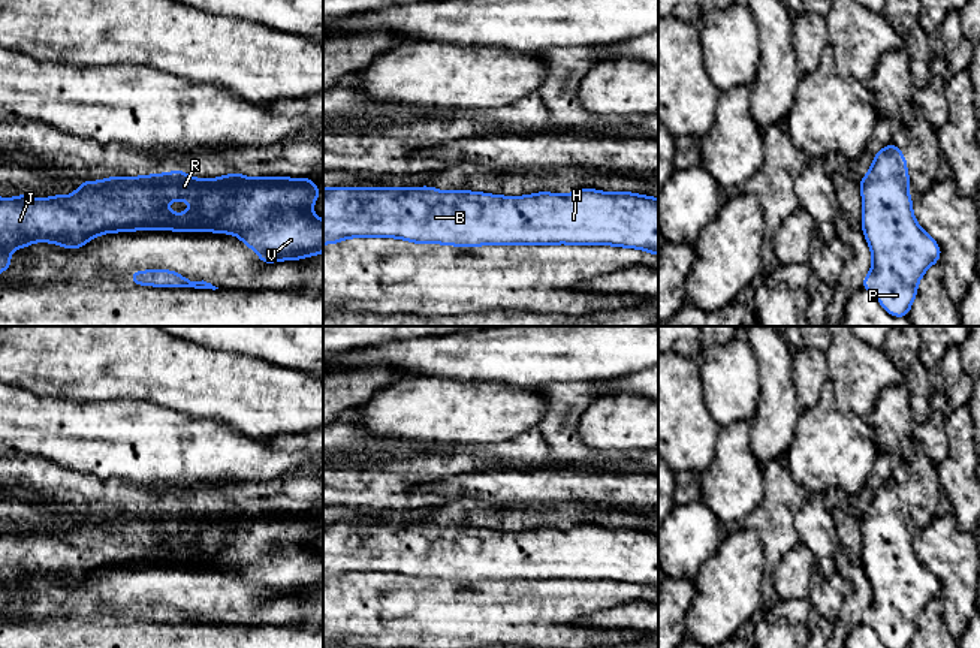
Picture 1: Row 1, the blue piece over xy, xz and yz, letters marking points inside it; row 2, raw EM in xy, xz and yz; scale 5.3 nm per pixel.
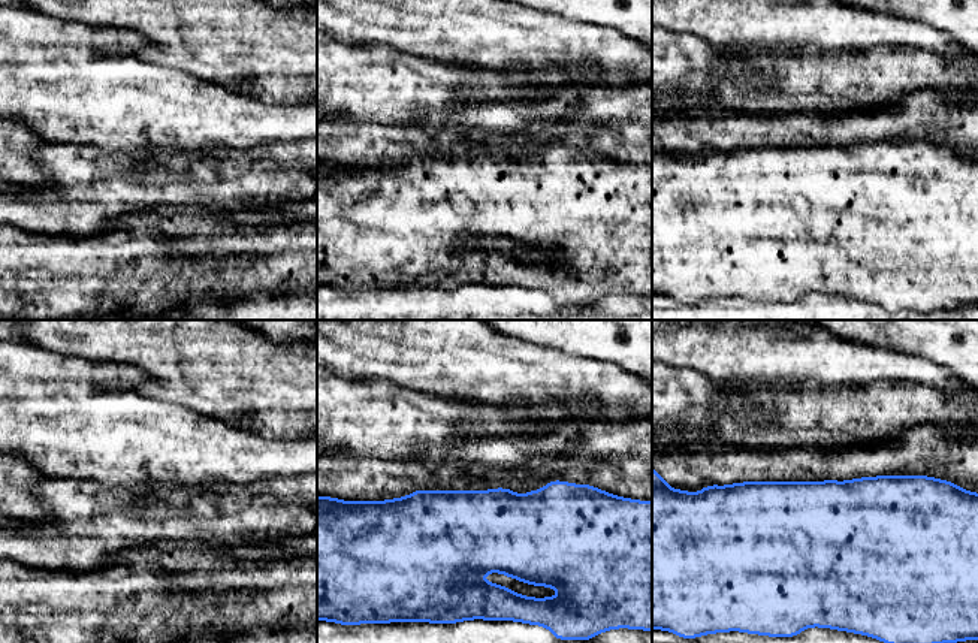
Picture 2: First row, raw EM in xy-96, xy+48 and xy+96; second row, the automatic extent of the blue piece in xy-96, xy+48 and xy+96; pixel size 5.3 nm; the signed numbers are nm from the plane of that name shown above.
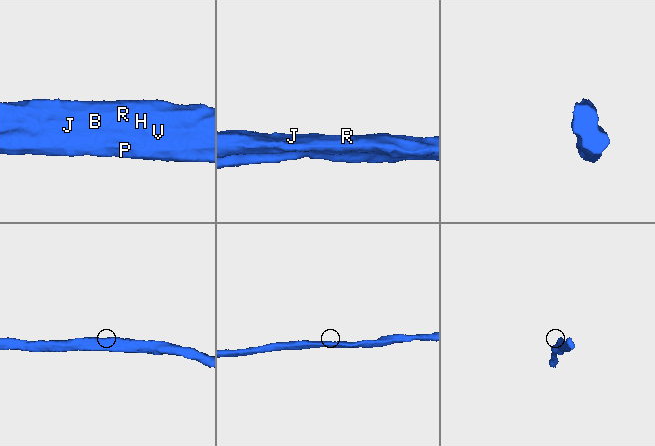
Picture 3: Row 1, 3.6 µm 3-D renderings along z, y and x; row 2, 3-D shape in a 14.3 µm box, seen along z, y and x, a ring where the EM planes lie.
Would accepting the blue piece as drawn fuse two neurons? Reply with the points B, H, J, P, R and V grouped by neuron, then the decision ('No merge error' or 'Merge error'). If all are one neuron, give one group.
Groups: B H J P R V. No merge error

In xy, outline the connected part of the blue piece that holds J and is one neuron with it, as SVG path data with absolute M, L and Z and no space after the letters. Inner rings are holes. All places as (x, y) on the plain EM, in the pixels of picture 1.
M180 503L174 507L142 512L114 512L102 516L76 516L81 524L67 533L0 533L0 609L15 597L7 593L13 585L37 576L54 578L63 584L82 584L102 569L133 566L214 567L236 570L254 585L260 599L299 596L323 587L323 555L313 546L320 533L314 516L286 512L247 513L241 507L220 513L192 513ZM189 534L186 549L171 548L165 537Z

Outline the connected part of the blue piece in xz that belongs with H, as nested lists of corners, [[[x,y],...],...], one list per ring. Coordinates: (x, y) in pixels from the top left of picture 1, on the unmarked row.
[[[323,522],[323,581],[349,573],[398,573],[414,579],[477,581],[615,581],[658,591],[658,534],[631,527],[579,524],[569,530],[539,527],[518,533],[435,522]]]

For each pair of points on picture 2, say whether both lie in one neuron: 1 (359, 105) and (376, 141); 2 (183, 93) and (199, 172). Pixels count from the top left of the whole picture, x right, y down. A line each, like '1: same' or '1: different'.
1: different
2: different

